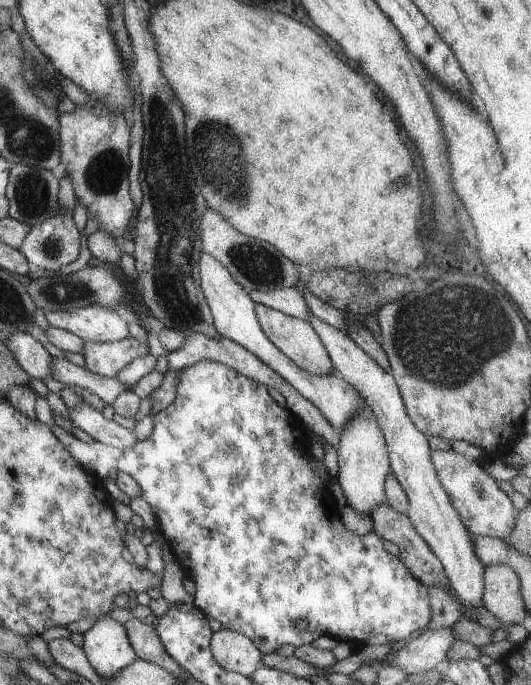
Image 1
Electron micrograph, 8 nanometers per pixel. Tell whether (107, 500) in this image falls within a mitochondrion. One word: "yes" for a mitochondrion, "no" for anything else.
no

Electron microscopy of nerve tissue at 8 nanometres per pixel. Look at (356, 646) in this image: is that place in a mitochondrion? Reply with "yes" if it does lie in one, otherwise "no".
no

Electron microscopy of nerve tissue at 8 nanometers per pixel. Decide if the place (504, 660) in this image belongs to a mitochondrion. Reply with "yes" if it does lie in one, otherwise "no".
no

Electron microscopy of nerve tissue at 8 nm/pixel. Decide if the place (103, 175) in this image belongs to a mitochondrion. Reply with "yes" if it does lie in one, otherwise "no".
yes

